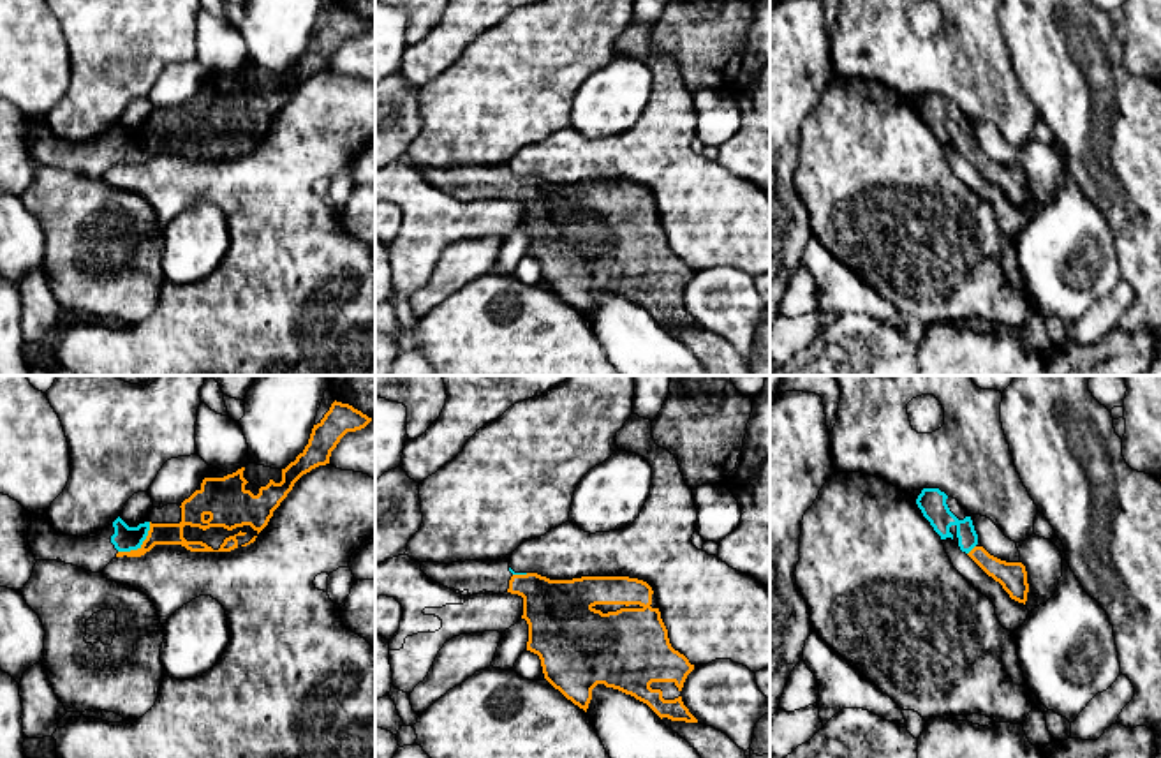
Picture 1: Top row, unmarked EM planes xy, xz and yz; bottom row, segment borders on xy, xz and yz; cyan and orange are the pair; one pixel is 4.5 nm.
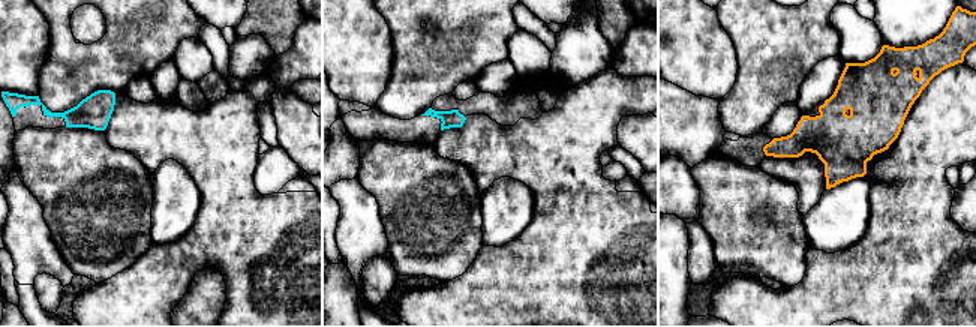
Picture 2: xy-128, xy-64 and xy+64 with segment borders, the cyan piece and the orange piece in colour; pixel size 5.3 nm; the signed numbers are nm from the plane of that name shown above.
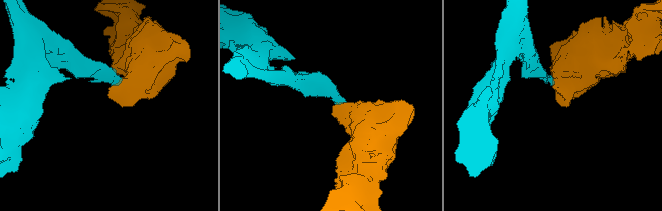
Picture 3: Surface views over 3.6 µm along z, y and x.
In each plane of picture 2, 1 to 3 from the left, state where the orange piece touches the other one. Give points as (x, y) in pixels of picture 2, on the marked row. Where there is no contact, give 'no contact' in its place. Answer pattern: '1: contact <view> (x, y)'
1: no contact
2: no contact
3: no contact

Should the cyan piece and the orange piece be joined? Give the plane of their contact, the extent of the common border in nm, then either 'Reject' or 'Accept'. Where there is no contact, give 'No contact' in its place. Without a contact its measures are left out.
Touches cyan in xy. Shared border 200 nm. Accept

